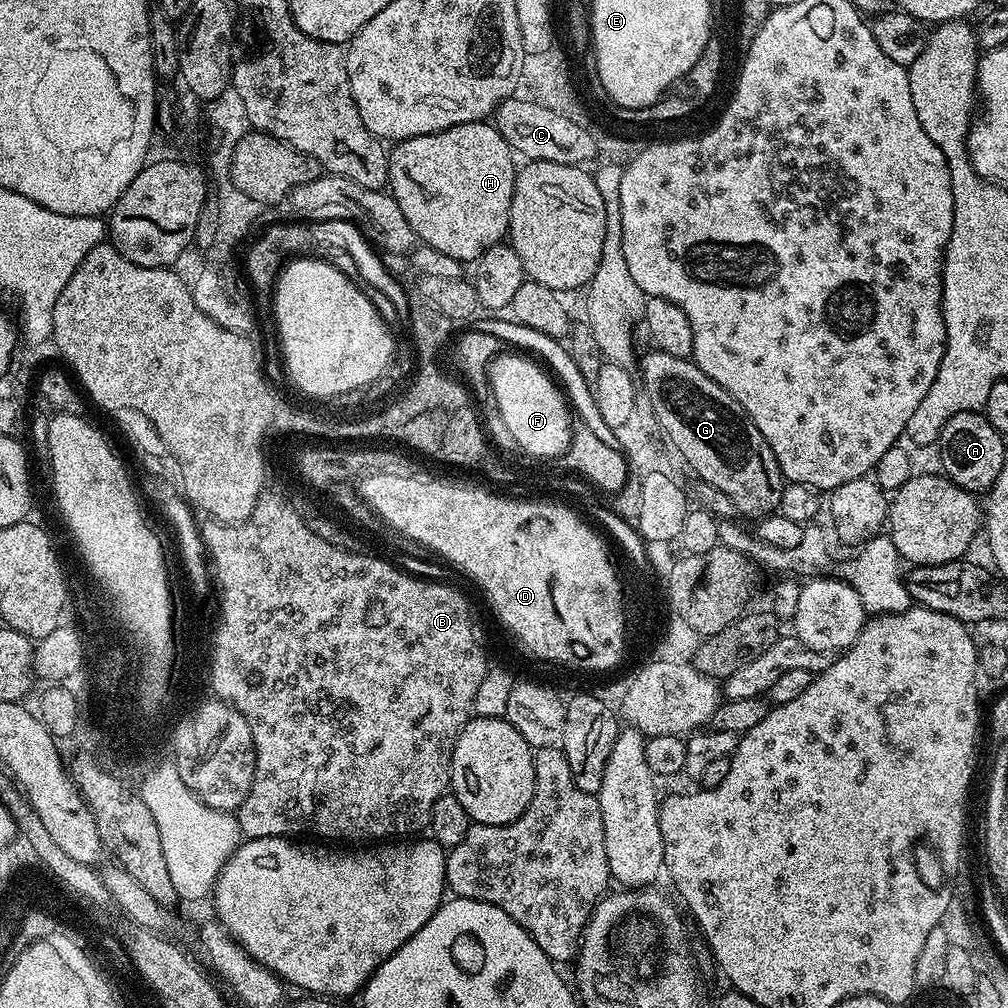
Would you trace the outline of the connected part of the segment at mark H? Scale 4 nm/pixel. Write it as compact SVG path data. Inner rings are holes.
M479 120L450 126L441 132L399 141L393 148L396 149L388 152L387 187L398 202L398 210L406 214L406 222L410 222L419 243L434 246L434 250L442 250L442 254L450 254L455 260L475 262L490 246L507 237L518 164L512 161L512 148L495 123Z

